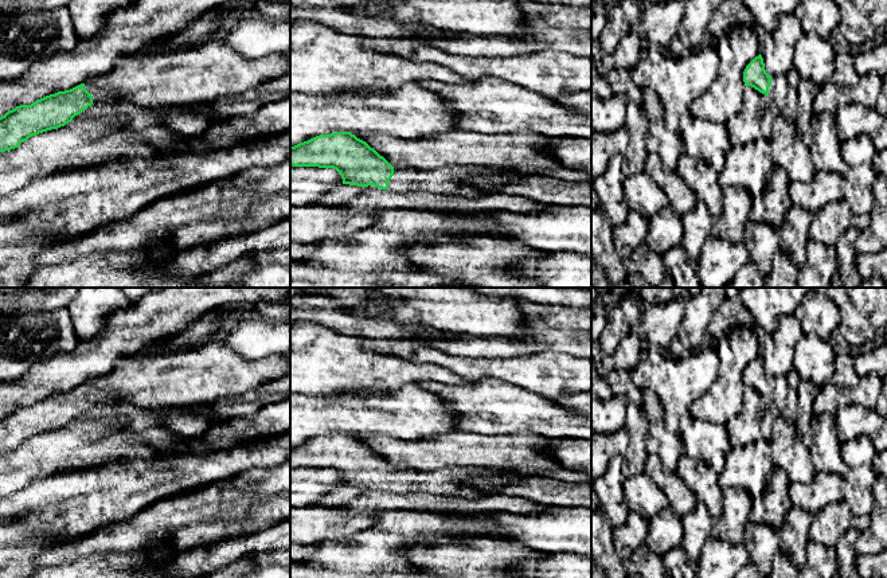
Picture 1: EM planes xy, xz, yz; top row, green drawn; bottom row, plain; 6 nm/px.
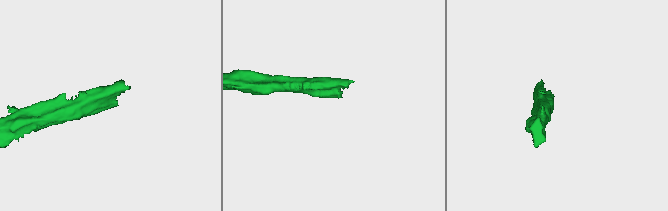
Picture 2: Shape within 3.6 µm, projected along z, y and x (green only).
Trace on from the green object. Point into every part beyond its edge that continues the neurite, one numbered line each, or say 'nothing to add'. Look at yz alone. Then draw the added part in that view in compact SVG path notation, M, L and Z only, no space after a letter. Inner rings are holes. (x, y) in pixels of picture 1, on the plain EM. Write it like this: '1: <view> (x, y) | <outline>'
1: yz (785, 398) | M771 376L769 398L775 403L779 415L794 425L797 419L797 393L788 384L785 376Z

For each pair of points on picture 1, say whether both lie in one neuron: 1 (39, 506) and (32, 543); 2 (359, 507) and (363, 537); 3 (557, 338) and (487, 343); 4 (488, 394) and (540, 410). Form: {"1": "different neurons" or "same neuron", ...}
{"1": "different neurons", "2": "different neurons", "3": "same neuron", "4": "same neuron"}

